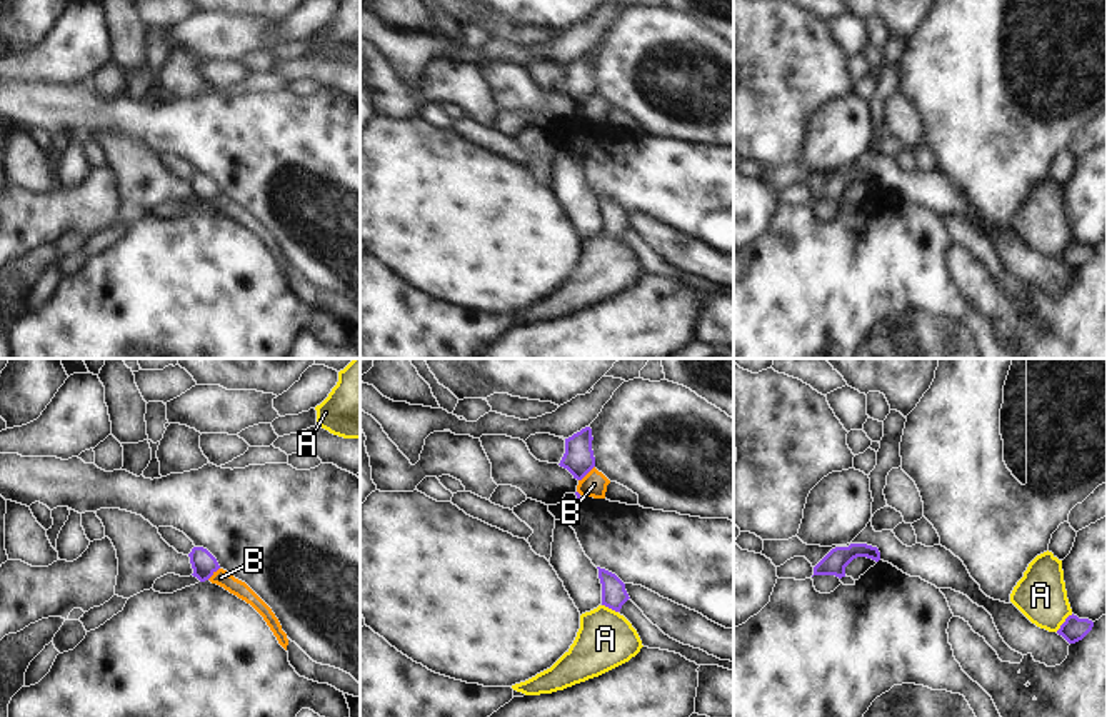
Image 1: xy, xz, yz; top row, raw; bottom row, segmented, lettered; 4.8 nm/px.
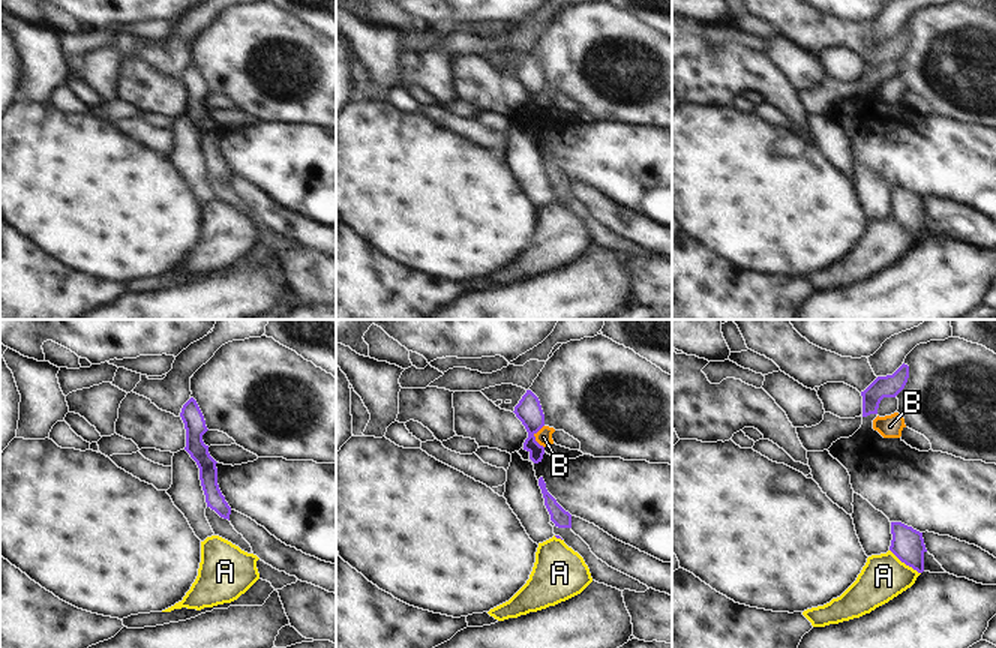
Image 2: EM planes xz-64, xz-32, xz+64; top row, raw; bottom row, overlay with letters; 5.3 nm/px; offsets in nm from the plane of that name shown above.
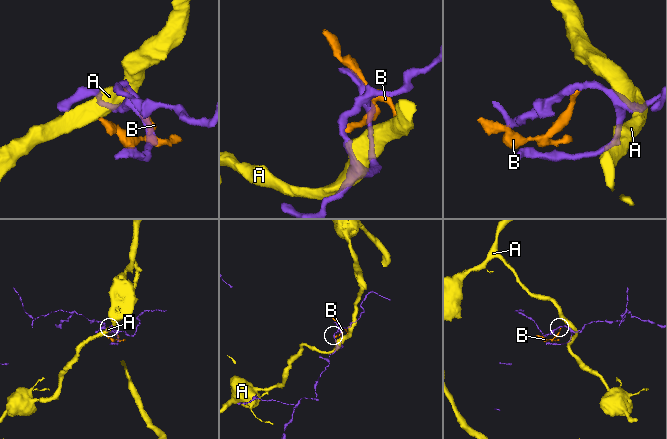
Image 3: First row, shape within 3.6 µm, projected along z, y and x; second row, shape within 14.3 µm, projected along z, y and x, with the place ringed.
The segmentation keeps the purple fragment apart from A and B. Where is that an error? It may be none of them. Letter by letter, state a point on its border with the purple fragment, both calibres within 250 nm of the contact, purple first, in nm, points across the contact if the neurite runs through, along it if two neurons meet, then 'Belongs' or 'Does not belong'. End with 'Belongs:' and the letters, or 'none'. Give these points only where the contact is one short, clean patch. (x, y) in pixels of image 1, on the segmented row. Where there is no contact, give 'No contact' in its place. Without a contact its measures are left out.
A: Touches purple at yz (1064, 622). Thickness 120 nm (purple) against 240 nm. Does not belong
B: Touches purple at xz (586, 474). Thickness 150 nm (purple) against 120 nm. Boundary: xz (594, 466), (579, 481). Does not belong
Belongs: none.

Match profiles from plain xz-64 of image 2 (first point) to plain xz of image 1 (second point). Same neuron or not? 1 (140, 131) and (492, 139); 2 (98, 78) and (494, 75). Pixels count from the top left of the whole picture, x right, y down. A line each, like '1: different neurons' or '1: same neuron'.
1: same neuron
2: different neurons

